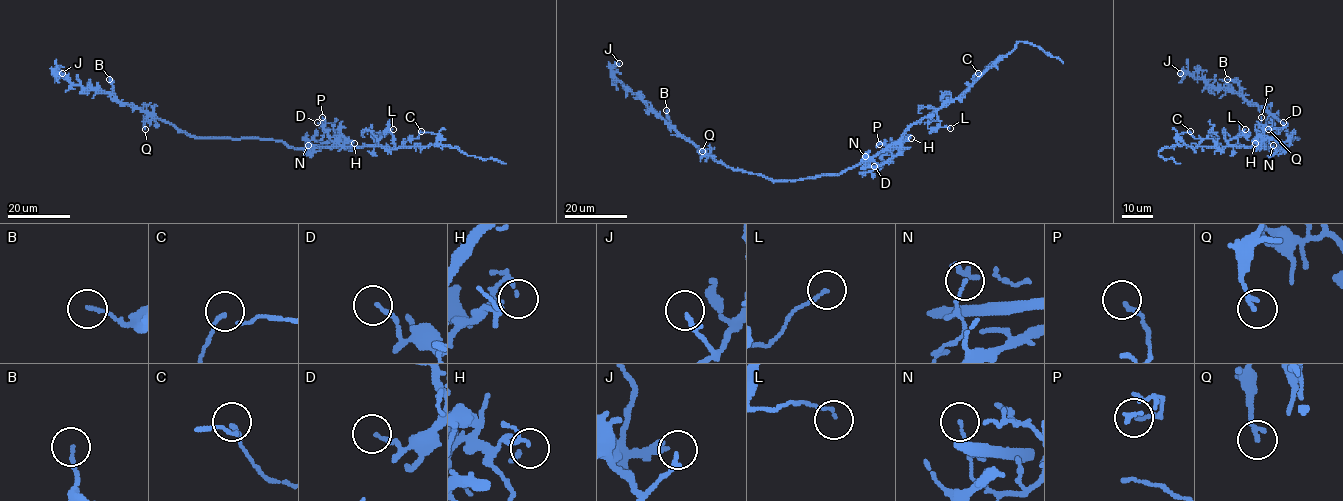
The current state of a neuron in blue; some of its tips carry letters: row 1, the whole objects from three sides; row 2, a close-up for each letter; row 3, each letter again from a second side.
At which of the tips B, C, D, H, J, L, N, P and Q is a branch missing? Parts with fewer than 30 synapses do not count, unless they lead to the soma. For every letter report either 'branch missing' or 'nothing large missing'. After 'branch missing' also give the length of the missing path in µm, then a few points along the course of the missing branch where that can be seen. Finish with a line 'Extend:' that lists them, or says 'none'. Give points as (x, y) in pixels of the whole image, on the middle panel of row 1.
B: nothing large missing
C: nothing large missing
D: nothing large missing
H: nothing large missing
J: nothing large missing
L: nothing large missing
N: nothing large missing
P: nothing large missing
Q: nothing large missing
Extend: none

